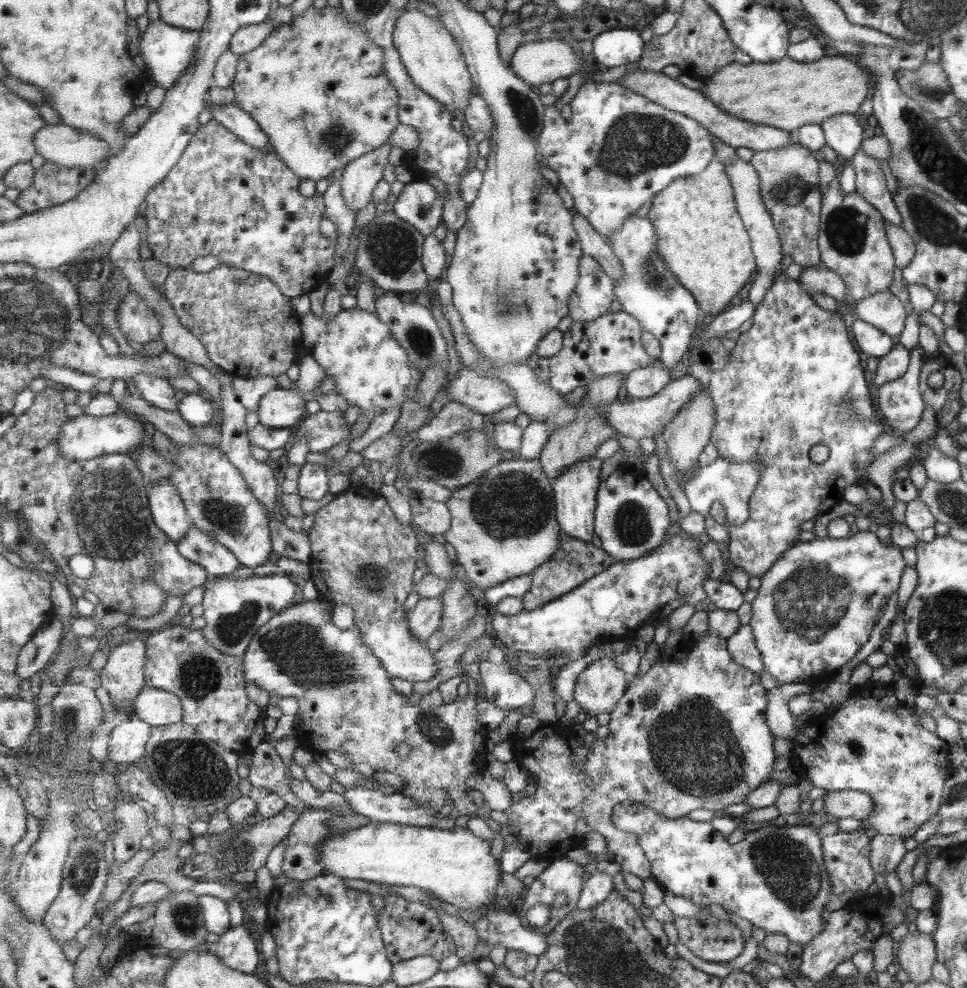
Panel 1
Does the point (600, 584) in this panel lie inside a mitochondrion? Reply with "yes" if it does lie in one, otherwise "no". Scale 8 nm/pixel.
no

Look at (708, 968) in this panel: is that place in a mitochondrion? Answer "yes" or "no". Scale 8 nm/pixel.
no

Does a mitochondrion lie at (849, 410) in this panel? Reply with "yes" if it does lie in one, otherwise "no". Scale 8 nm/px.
yes

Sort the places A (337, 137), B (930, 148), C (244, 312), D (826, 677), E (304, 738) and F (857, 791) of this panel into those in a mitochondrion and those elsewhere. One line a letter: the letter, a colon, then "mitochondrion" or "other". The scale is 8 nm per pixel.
A: mitochondrion
B: mitochondrion
C: mitochondrion
D: other
E: other
F: other

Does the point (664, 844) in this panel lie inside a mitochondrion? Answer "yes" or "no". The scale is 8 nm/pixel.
no

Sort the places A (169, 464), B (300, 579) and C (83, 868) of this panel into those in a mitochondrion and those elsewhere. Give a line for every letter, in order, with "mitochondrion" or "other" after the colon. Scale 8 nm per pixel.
A: other
B: other
C: mitochondrion

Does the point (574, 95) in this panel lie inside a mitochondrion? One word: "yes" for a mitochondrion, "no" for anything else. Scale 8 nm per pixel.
no

